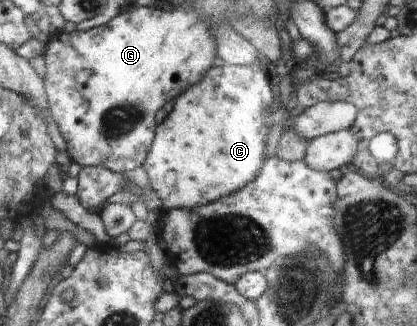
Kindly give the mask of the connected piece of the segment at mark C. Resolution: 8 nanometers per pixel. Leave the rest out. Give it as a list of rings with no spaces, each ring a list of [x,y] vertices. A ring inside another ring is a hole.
[[[229,65],[215,66],[209,68],[204,76],[200,79],[200,82],[193,84],[191,87],[184,89],[184,92],[175,98],[174,107],[172,111],[167,114],[166,118],[159,121],[154,140],[150,145],[147,157],[145,158],[143,167],[146,170],[146,174],[149,176],[152,192],[158,194],[160,202],[164,204],[163,209],[168,208],[196,208],[196,206],[202,206],[202,204],[208,204],[209,202],[218,200],[224,196],[229,196],[236,190],[240,190],[242,186],[246,186],[248,182],[252,182],[254,178],[258,176],[262,164],[266,160],[266,141],[267,135],[271,130],[272,121],[270,119],[270,113],[275,106],[274,92],[270,87],[269,73],[265,68],[261,66],[242,66],[242,65]]]

